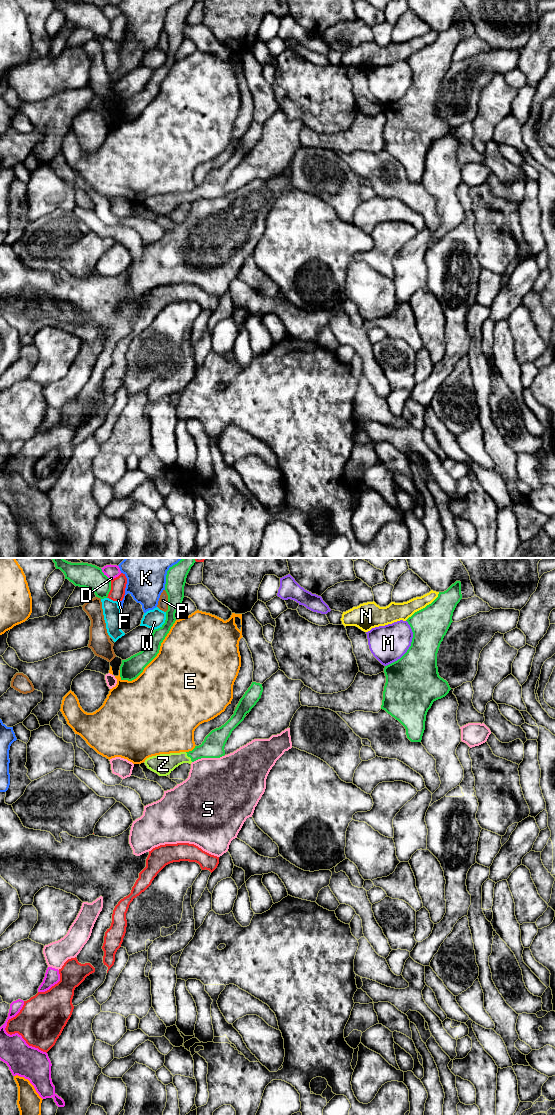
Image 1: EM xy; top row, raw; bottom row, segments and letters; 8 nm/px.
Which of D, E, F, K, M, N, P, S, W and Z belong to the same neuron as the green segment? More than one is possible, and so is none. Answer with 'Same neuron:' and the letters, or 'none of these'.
Same neuron: Z

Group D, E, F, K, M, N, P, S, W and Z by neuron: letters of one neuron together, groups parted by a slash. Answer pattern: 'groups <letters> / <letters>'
groups D / E / F / K / M / N / P / S / W / Z

